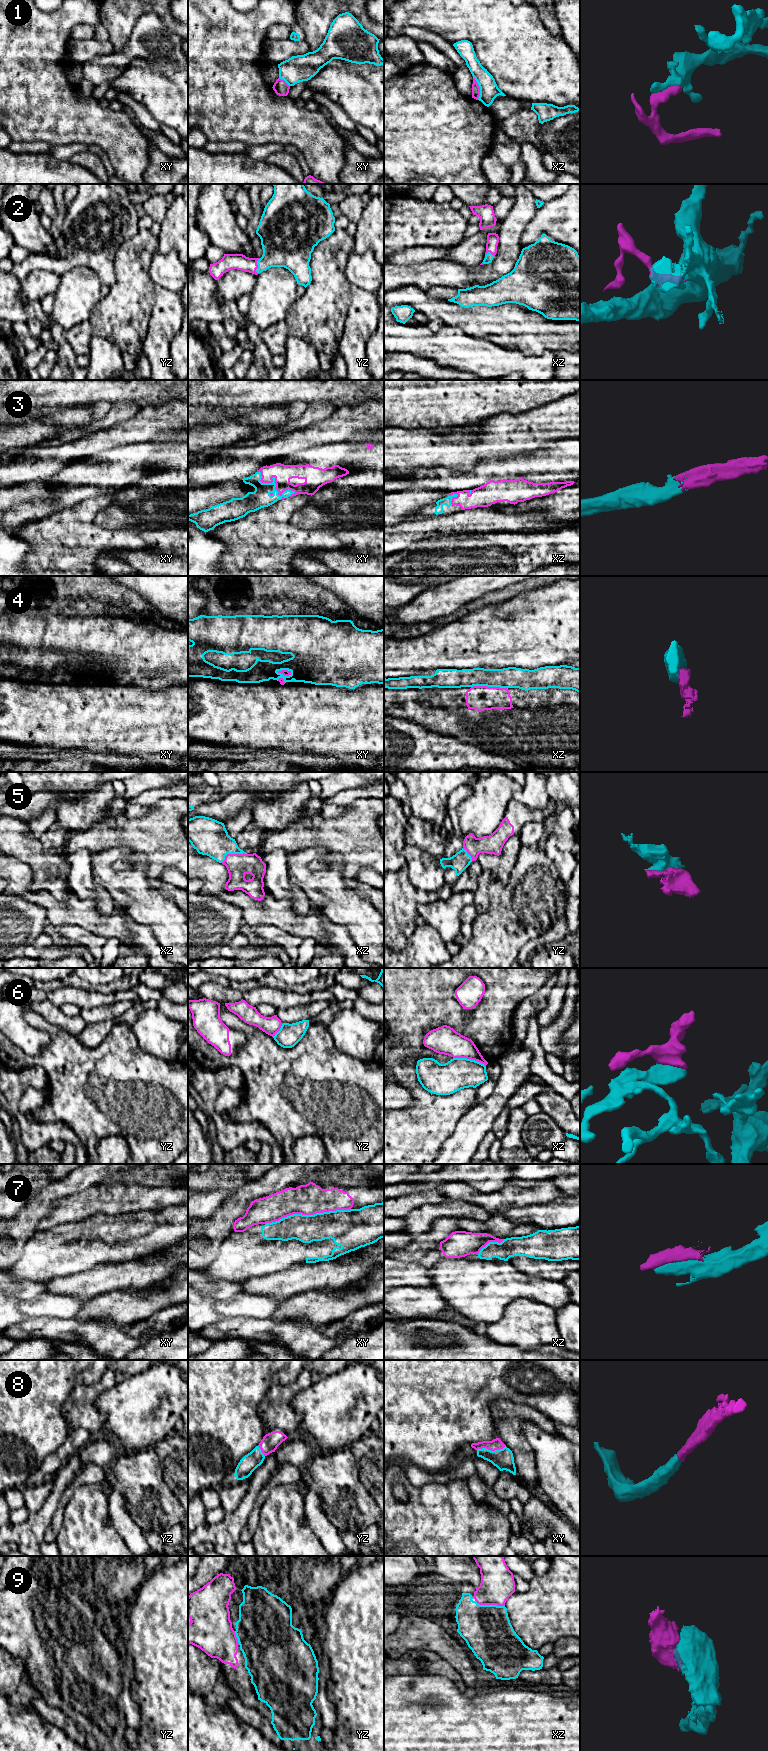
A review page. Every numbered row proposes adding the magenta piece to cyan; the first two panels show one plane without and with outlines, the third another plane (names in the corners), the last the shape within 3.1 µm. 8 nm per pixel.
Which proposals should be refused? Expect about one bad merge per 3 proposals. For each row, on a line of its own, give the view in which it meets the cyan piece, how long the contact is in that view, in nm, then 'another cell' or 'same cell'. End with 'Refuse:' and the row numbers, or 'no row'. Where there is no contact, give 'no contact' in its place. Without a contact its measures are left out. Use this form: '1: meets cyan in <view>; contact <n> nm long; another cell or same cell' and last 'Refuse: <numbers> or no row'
1: meets cyan in xz; contact 190 nm long; another cell
2: meets cyan in yz; contact 130 nm long; same cell
3: meets cyan in xy; contact 360 nm long; same cell
4: meets cyan in xz; contact 300 nm long; another cell
5: meets cyan in xz; contact 220 nm long; same cell
6: meets cyan in xz; contact 280 nm long; another cell
7: meets cyan in xy; contact 700 nm long; another cell
8: meets cyan in xy; contact 240 nm long; same cell
9: meets cyan in xz; contact 240 nm long; same cell
Refuse: 1, 4, 6, 7

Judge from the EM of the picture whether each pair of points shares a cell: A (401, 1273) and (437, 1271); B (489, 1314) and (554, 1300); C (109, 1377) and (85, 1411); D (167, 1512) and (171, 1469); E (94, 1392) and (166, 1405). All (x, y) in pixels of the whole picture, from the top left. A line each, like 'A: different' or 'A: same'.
A: different
B: same
C: same
D: different
E: different

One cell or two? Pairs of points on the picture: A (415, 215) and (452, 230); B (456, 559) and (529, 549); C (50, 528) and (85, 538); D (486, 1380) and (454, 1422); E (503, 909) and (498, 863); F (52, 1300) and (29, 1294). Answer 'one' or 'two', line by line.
A: one
B: one
C: one
D: one
E: two
F: two

